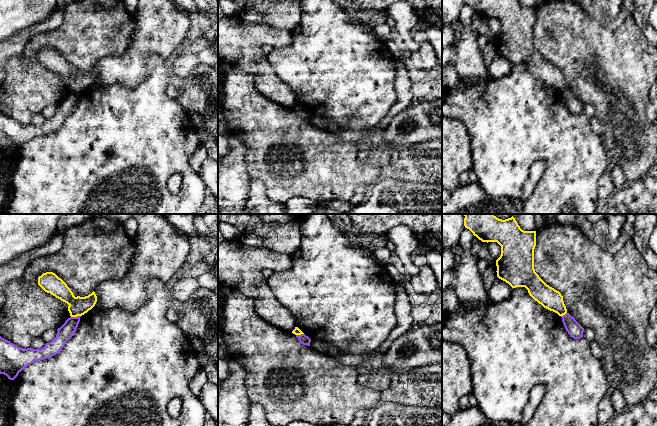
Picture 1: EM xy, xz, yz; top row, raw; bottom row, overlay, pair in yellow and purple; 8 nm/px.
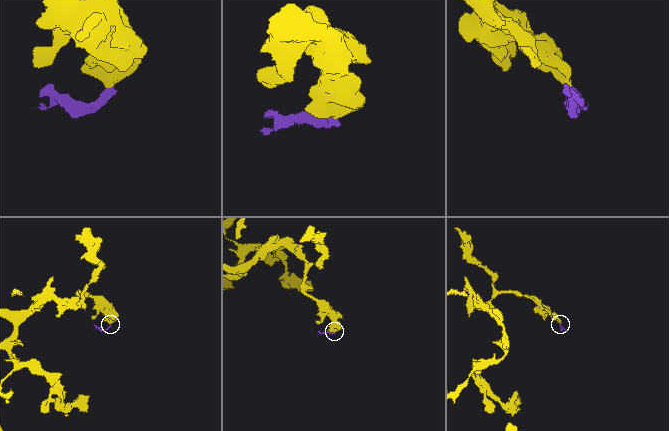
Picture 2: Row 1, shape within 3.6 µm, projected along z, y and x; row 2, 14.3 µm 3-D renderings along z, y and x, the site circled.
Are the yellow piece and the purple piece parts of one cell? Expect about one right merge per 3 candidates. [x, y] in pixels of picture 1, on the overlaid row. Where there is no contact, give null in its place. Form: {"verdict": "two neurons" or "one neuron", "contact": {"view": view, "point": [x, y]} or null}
{"verdict": "two neurons", "contact": {"view": "xy", "point": [75, 316]}}

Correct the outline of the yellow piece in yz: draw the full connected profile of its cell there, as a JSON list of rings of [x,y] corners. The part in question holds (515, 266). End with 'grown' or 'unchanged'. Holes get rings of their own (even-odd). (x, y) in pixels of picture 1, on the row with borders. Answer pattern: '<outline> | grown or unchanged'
[[[464,214],[464,226],[482,242],[497,242],[501,246],[501,255],[496,260],[497,277],[512,288],[525,287],[529,295],[544,308],[563,316],[567,313],[561,293],[547,285],[535,272],[534,249],[536,231],[524,231],[515,218],[502,220],[493,214]]] | unchanged

